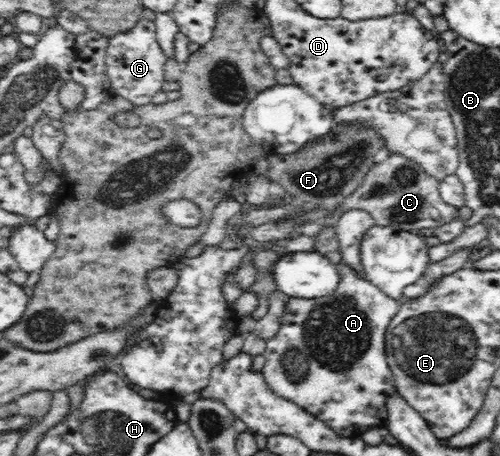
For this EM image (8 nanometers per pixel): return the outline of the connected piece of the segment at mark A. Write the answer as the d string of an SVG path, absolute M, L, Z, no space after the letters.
M340 263L337 270L340 282L332 294L320 299L288 298L279 332L266 341L263 353L266 361L261 372L266 384L278 396L295 402L341 437L350 438L360 436L373 426L386 425L386 400L396 394L397 388L386 358L385 335L400 304L368 279L358 276L349 266Z

